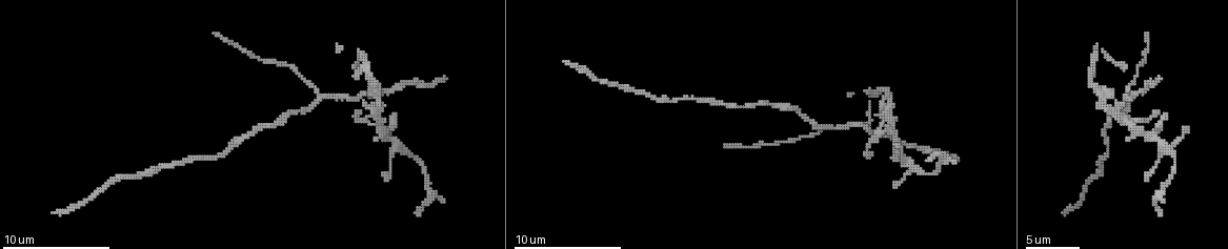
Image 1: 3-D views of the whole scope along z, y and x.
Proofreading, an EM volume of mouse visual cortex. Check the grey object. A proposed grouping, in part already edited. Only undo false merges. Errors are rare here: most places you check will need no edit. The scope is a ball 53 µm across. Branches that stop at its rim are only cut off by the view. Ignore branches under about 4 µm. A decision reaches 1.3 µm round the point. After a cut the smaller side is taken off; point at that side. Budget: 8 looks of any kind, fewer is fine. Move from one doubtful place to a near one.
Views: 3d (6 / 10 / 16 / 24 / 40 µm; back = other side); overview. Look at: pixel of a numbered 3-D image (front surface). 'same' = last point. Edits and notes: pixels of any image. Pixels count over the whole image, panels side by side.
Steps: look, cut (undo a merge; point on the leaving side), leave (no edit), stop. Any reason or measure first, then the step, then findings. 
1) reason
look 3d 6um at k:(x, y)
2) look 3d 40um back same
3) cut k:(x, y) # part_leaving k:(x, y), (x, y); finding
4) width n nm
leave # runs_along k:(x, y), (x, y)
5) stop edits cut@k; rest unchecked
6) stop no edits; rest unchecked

thick turns thin
look 3d 10um at 1:(428, 186)

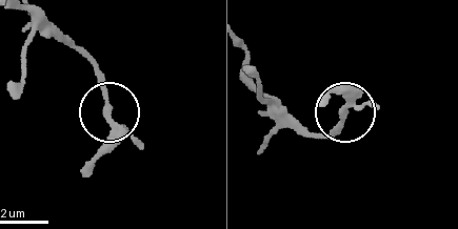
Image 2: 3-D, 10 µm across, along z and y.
width 250 nm
leave # runs_along 2:(36, 12), (94, 69), (108, 136), (92, 164); one cell here

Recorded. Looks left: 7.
two arms in line, one across
look 3d 6um at 1:(1135, 96)

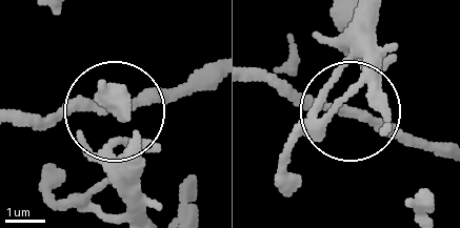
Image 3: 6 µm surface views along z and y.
look 3d 6um back at 3:(343, 109)

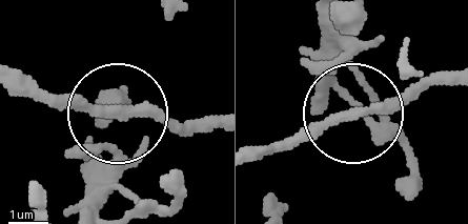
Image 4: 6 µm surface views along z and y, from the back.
width 200 nm
leave # runs_along 4:(208, 123), (88, 113), (18, 93); one cell here

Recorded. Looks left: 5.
three arms meet
look 3d 6um at 1:(1156, 139)

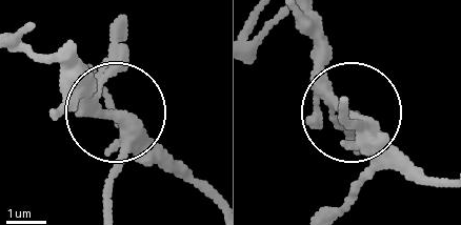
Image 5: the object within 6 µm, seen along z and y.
arms 3
leave # one cell here

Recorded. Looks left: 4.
look 3d 16um at 1:(832, 128)

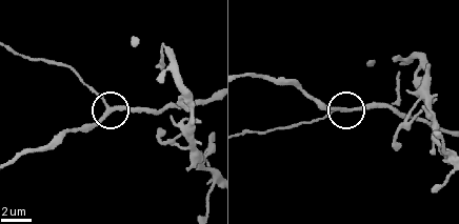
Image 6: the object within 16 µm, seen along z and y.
leave # runs_along 6:(301, 88), (326, 105), (344, 108), (320, 118); continuous, no second cell

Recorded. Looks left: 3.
stop no edits; rest unchecked

